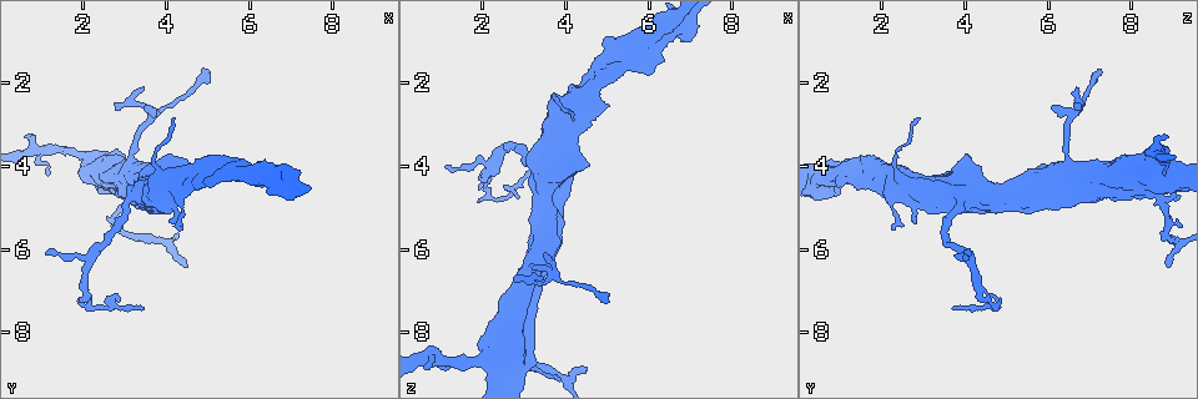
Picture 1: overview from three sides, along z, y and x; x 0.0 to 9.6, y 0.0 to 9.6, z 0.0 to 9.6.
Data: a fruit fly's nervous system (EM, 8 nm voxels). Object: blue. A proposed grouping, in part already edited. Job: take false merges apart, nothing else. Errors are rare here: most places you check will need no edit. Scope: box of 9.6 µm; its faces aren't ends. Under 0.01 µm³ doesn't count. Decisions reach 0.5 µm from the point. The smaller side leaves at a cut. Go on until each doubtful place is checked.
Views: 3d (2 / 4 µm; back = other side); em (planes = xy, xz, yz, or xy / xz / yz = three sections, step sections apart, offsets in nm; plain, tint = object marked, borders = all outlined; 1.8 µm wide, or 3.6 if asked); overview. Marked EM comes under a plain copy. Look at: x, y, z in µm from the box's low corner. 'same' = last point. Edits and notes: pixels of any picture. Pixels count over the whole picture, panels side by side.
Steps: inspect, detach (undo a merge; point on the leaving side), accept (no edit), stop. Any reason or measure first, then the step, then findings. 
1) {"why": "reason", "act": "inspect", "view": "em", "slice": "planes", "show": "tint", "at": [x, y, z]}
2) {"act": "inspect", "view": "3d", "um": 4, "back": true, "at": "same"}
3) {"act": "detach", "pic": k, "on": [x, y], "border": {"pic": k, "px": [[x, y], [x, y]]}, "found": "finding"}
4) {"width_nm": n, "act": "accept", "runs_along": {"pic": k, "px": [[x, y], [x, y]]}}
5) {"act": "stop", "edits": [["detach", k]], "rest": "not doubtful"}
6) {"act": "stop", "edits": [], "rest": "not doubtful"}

{"why": "sharp bend", "act": "inspect", "view": "em", "slice": "planes", "show": "tint", "at": [3.65, 2.75, 6.70]}

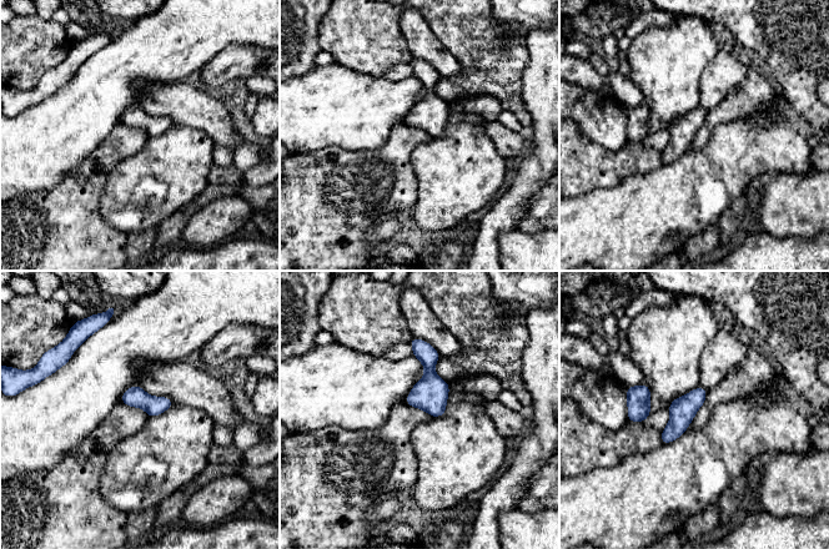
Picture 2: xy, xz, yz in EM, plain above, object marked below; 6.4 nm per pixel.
{"act": "accept", "found": "continuous, no second neuron"}

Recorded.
{"why": "thick turns thin", "act": "inspect", "view": "3d", "um": 4, "at": [3.60, 4.55, 3.55]}

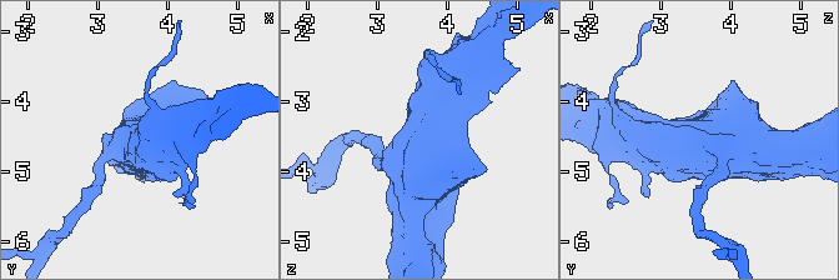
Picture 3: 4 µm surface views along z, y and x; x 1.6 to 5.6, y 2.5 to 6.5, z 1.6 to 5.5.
{"why": "need the tissue", "act": "inspect", "view": "em", "um": 3.6, "slice": "planes", "show": "tint", "at": [3.65, 4.55, 3.60]}

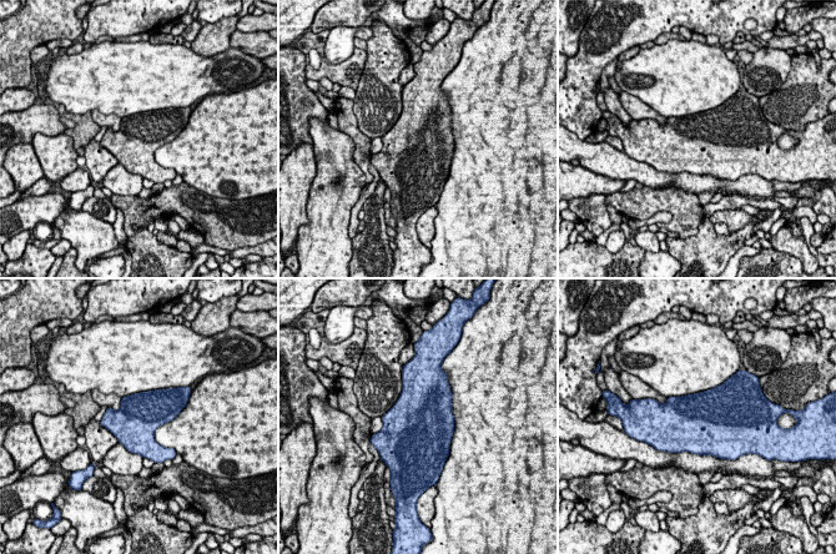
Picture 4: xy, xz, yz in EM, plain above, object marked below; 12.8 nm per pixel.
{"width_nm": 550, "act": "accept", "found": "continuous, no second neuron"}

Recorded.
{"why": "sharp bend", "act": "inspect", "view": "3d", "um": 2, "at": [2.20, 7.40, 4.70]}

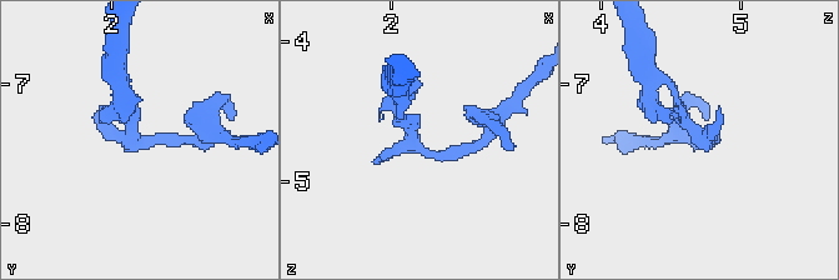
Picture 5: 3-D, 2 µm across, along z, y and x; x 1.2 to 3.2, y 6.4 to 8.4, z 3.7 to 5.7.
{"why": "need the tissue", "act": "inspect", "view": "em", "slice": "xy", "step": 8, "show": "tint", "at": [2.18, 7.36, 4.72]}

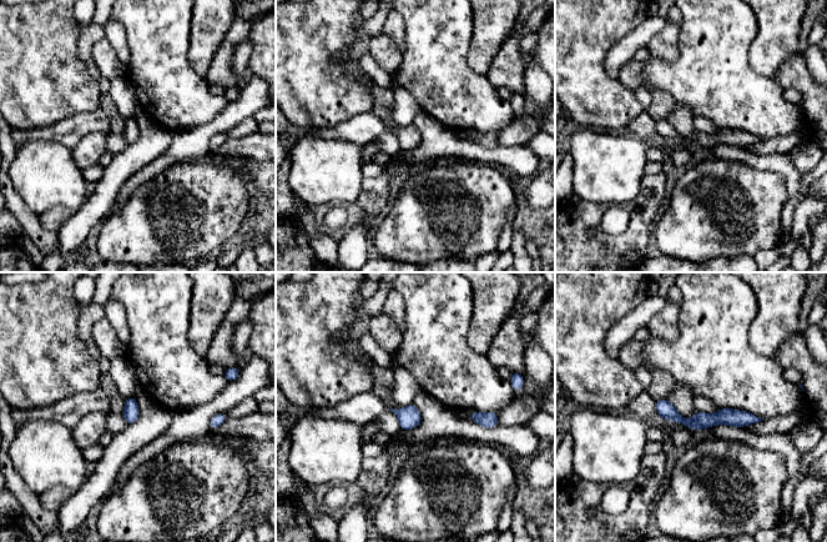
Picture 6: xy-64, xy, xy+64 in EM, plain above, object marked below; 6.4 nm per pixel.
{"width_nm": 110, "act": "accept", "runs_along": {"pic": 6, "px": [[659, 402], [685, 422], [754, 420]]}, "found": "one neuron here"}

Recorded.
{"act": "stop", "edits": [], "rest": "not doubtful"}

